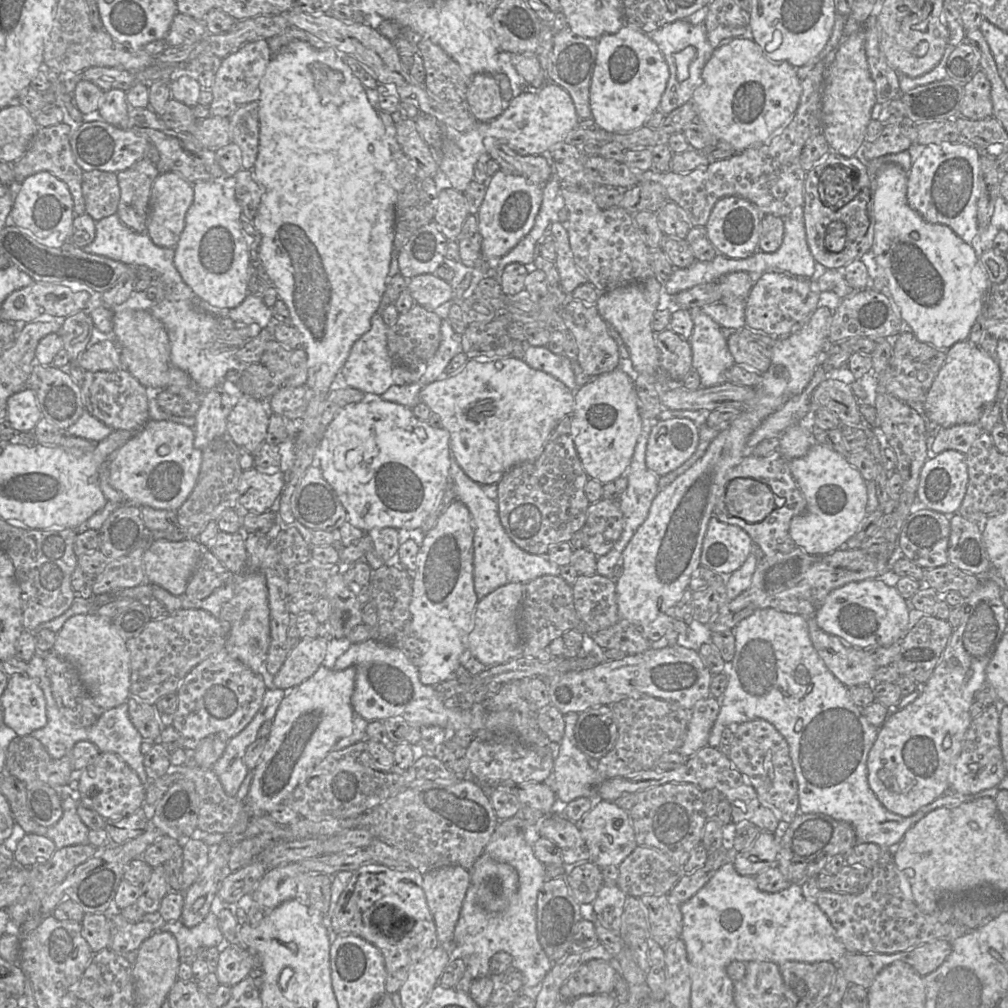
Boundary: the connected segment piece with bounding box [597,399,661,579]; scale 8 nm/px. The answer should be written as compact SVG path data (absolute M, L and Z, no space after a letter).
M639 399L638 408L639 415L642 420L642 431L638 438L631 463L625 474L628 480L628 485L620 501L620 509L624 516L624 529L612 550L604 556L597 557L597 574L611 579L613 579L614 568L616 564L619 562L619 560L622 558L622 553L624 549L630 542L633 535L636 533L637 529L648 517L652 502L658 494L658 492L660 491L658 486L658 480L661 476L657 476L650 469L648 469L646 465L647 443L651 430L653 426L656 424L657 419L648 416L647 411L642 407L642 403L639 401Z

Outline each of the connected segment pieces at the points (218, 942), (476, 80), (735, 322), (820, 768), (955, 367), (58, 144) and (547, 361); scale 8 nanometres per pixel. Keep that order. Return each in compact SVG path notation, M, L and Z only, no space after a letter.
M211 913L198 925L188 928L179 920L162 922L156 916L155 932L169 932L177 940L180 962L190 958L199 948L223 946L223 934L219 929L218 918Z
M478 73L470 80L467 107L480 122L488 122L504 111L504 100L498 81L493 75Z
M722 299L705 305L701 310L719 324L725 331L738 331L745 327L745 300Z
M772 608L758 609L734 628L734 637L735 655L731 662L725 662L724 674L728 676L728 684L721 696L720 712L711 729L708 745L717 748L723 730L730 725L755 719L772 724L789 746L798 783L799 813L821 813L847 822L854 829L857 844L874 843L883 850L889 850L895 848L908 829L935 809L955 807L982 797L996 798L1000 791L997 787L970 795L949 791L910 817L890 812L877 799L868 783L867 758L880 727L866 720L861 709L852 702L848 688L829 671L818 655L809 636L808 618Z
M969 340L957 342L946 352L945 362L923 404L923 415L929 424L938 428L979 423L984 410L996 401L1000 379L997 359Z
M65 114L63 122L50 127L39 127L24 155L15 161L12 167L14 181L17 184L22 183L27 177L41 171L48 171L63 181L69 188L73 199L74 215L77 216L86 213L86 211L82 194L83 170L76 163L70 145L70 136L73 131L73 126L68 115Z
M526 344L522 360L531 368L552 375L570 390L579 389L576 385L571 362L564 354L554 354L546 346L534 347Z

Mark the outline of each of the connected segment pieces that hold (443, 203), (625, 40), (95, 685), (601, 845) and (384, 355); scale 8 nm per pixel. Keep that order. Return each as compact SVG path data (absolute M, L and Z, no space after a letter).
M445 184L438 192L434 216L434 222L443 235L448 240L457 241L463 223L469 214L469 205L464 194Z
M624 26L616 34L601 37L589 92L593 120L612 134L628 133L643 127L646 120L659 109L669 76L669 67L663 54L647 34Z
M92 613L70 617L56 634L53 651L77 670L97 706L108 710L127 702L130 697L130 653L112 619Z
M597 800L578 823L578 828L589 849L590 861L601 869L618 867L638 846L629 813L611 801Z
M376 312L371 319L370 330L353 344L350 354L341 369L340 380L343 385L358 389L363 393L381 396L394 384L392 378L394 363L388 353L387 333L388 326L385 324L382 315Z

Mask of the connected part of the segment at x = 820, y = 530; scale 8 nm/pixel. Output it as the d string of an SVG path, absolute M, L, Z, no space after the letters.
M814 442L804 456L789 460L792 476L804 498L804 510L790 522L789 537L809 555L826 555L840 549L866 517L866 480L839 452Z

